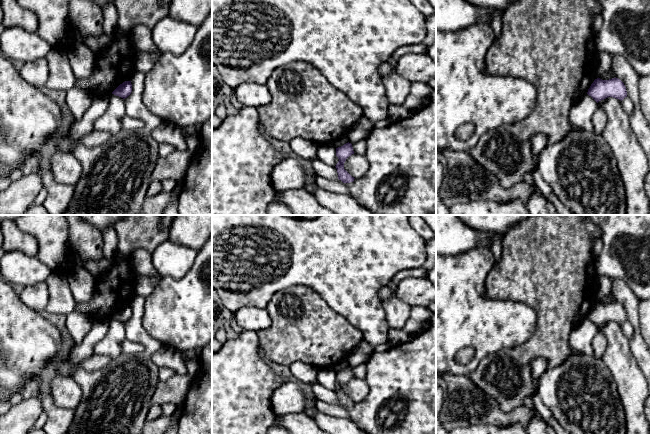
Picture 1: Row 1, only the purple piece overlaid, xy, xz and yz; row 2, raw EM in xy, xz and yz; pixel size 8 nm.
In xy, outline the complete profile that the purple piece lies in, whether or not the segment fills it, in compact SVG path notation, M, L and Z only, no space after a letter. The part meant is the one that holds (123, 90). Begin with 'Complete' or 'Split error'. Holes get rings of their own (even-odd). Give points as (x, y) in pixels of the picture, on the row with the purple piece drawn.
Complete. M125 81L122 84L120 84L113 92L112 94L119 96L123 99L127 98L132 92L132 84L131 81Z

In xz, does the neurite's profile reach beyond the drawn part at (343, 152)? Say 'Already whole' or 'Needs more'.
Already whole

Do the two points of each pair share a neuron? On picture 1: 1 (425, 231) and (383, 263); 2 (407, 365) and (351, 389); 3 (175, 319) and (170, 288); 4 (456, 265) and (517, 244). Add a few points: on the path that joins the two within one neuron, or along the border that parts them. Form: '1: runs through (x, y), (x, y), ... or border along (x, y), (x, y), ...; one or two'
1: border along (410, 225), (425, 241); two
2: border along (365, 379), (368, 394), (355, 403); two
3: runs through (175, 311), (175, 304), (171, 296); one
4: border along (495, 263), (486, 278), (485, 285); two

